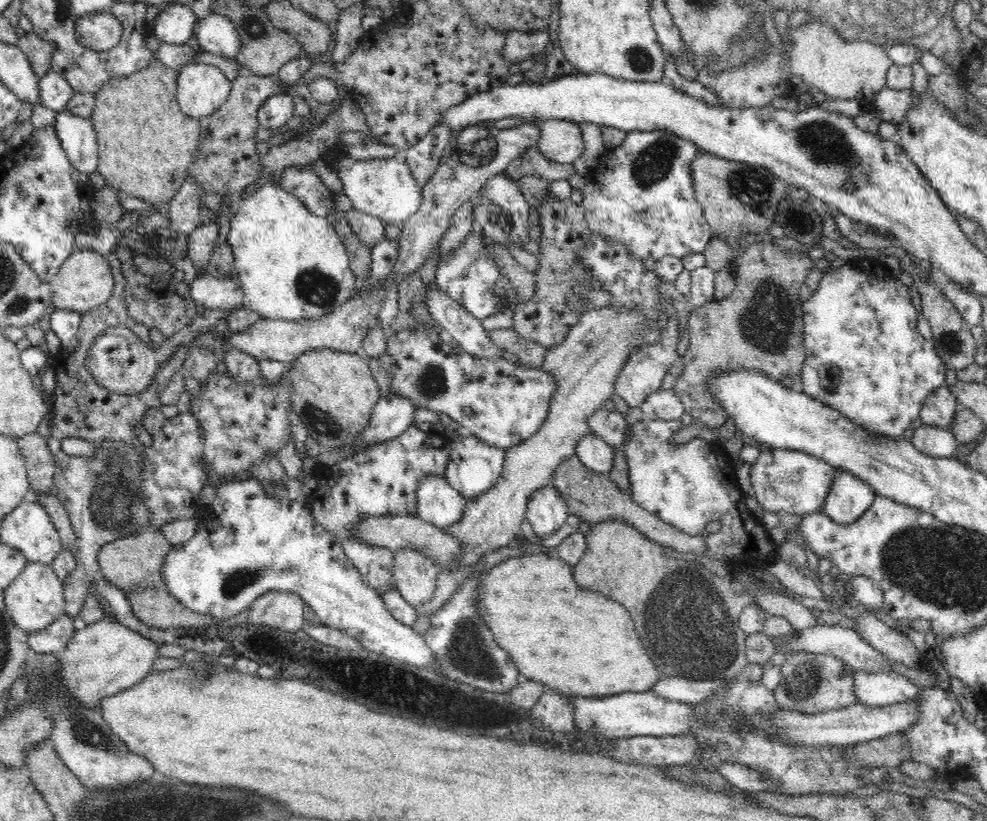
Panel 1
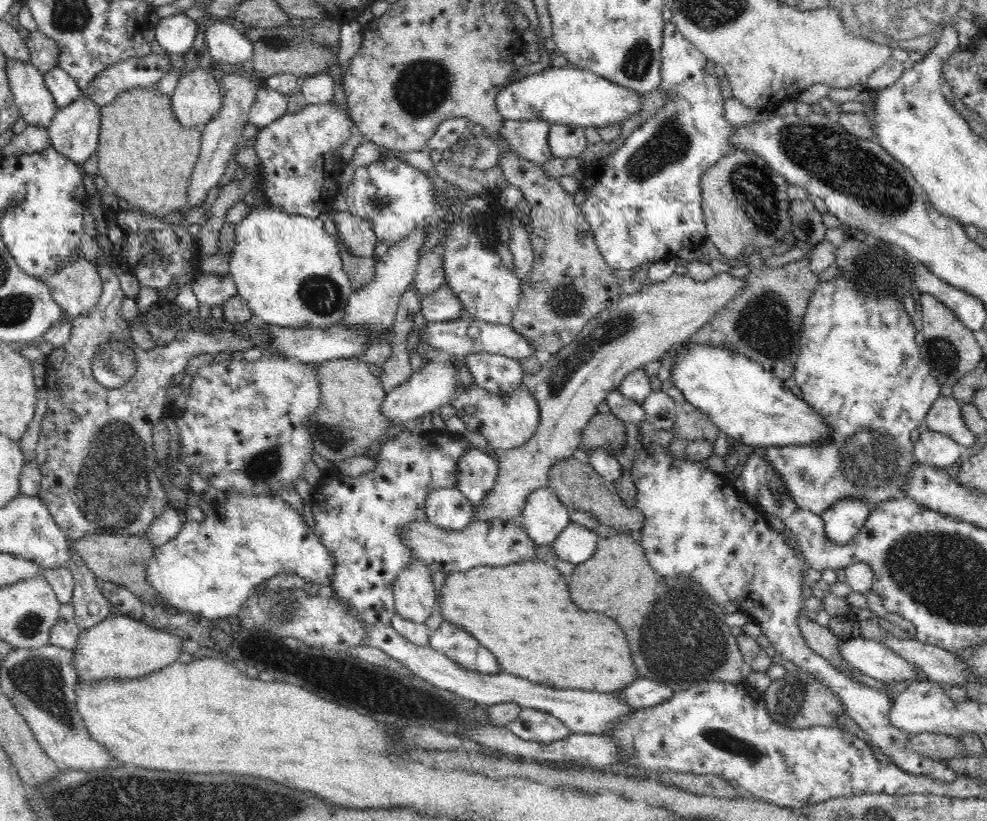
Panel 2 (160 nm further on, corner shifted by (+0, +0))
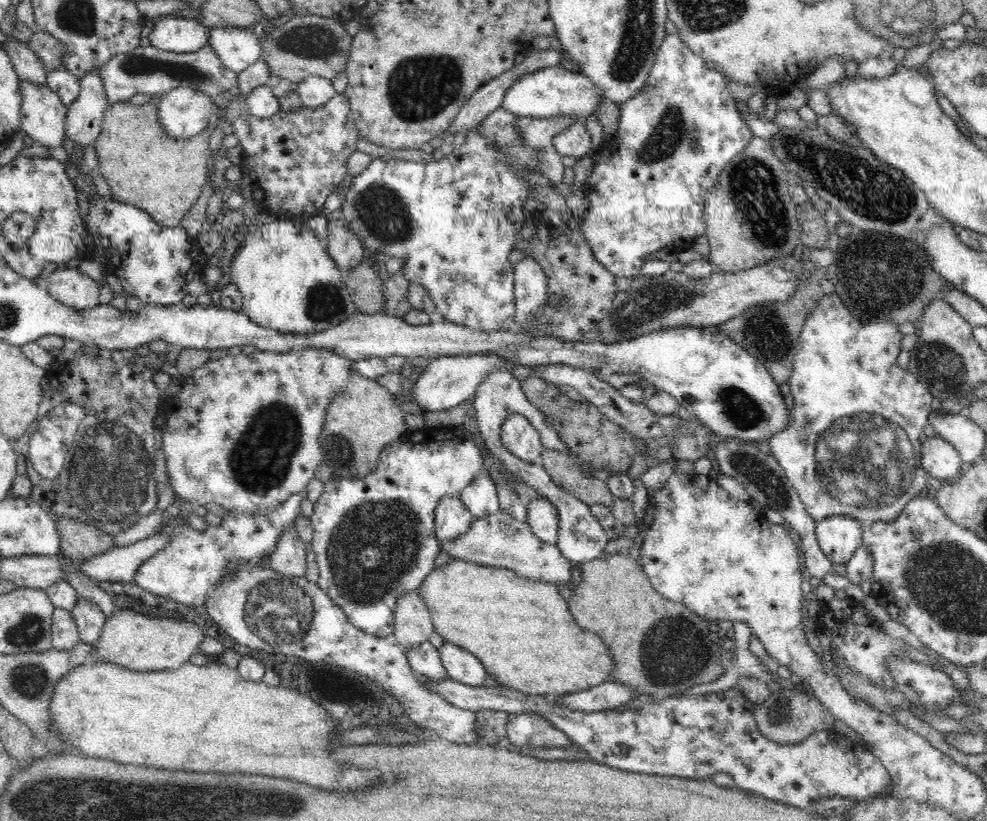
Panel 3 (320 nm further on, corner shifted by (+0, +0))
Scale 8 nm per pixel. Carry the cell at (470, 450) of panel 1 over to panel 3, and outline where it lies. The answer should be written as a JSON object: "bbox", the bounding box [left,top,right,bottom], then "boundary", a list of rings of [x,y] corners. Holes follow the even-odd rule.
{"bbox":[459,469,500,520],"boundary":[[[484,469],[472,480],[472,484],[462,489],[459,497],[471,512],[474,520],[496,514],[499,511],[500,502],[496,493],[496,485]]]}

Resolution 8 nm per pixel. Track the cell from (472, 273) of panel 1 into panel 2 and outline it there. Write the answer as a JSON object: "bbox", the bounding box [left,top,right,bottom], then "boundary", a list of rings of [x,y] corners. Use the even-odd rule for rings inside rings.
{"bbox":[420,283,472,322],"boundary":[[[447,283],[434,290],[432,294],[422,297],[420,313],[429,322],[450,321],[454,318],[462,318],[464,315],[472,319],[455,294],[451,293]]]}

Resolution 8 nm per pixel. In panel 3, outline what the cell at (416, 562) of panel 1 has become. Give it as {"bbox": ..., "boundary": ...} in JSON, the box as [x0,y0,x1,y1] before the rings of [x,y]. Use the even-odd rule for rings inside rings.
{"bbox":[394,590,435,651],"boundary":[[[418,590],[413,591],[411,594],[402,596],[398,601],[395,612],[395,621],[394,621],[394,636],[396,642],[402,647],[405,648],[405,651],[408,651],[408,648],[412,646],[420,646],[424,642],[429,642],[432,632],[435,628],[433,627],[433,620],[426,606],[426,603],[418,595]]]}

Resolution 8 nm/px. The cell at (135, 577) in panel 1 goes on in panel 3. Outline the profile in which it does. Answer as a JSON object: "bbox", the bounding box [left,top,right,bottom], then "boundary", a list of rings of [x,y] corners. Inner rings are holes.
{"bbox":[55,518,116,562],"boundary":[[[57,518],[55,524],[62,538],[62,553],[66,558],[82,562],[116,547],[114,535],[100,531],[96,526],[87,526],[72,518]]]}

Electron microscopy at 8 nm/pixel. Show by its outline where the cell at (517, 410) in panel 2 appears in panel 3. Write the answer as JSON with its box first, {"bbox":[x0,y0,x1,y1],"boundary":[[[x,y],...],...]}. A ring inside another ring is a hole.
{"bbox":[501,414,544,464],"boundary":[[[510,414],[501,426],[501,441],[516,458],[526,464],[539,464],[544,451],[540,434],[522,414]]]}

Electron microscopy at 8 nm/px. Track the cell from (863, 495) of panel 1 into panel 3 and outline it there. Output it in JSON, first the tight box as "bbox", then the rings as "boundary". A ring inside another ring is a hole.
{"bbox":[816,514,863,569],"boundary":[[[846,514],[816,521],[818,545],[838,569],[842,569],[863,544],[863,530],[863,523]]]}

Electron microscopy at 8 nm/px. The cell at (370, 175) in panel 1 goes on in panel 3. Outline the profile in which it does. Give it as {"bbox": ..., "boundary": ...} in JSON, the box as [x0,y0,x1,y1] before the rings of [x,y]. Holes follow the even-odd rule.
{"bbox":[341,106,540,332],"boundary":[[[503,106],[496,108],[492,114],[484,118],[484,122],[475,129],[466,131],[466,140],[460,145],[454,145],[450,154],[436,161],[421,163],[416,161],[398,160],[391,156],[374,159],[362,174],[353,176],[352,184],[345,194],[345,201],[341,207],[342,220],[347,222],[347,227],[360,239],[366,250],[372,254],[385,254],[388,257],[400,258],[404,261],[402,268],[404,276],[411,284],[421,284],[432,297],[438,312],[444,317],[444,321],[456,325],[463,325],[474,331],[512,331],[518,332],[519,328],[514,321],[515,317],[515,278],[514,265],[510,263],[510,252],[515,249],[516,242],[522,239],[520,231],[524,226],[524,202],[532,198],[532,190],[525,180],[525,175],[530,170],[540,172],[540,161],[534,157],[534,153],[524,145],[524,139],[520,135],[517,126],[518,118],[508,113]]]}

